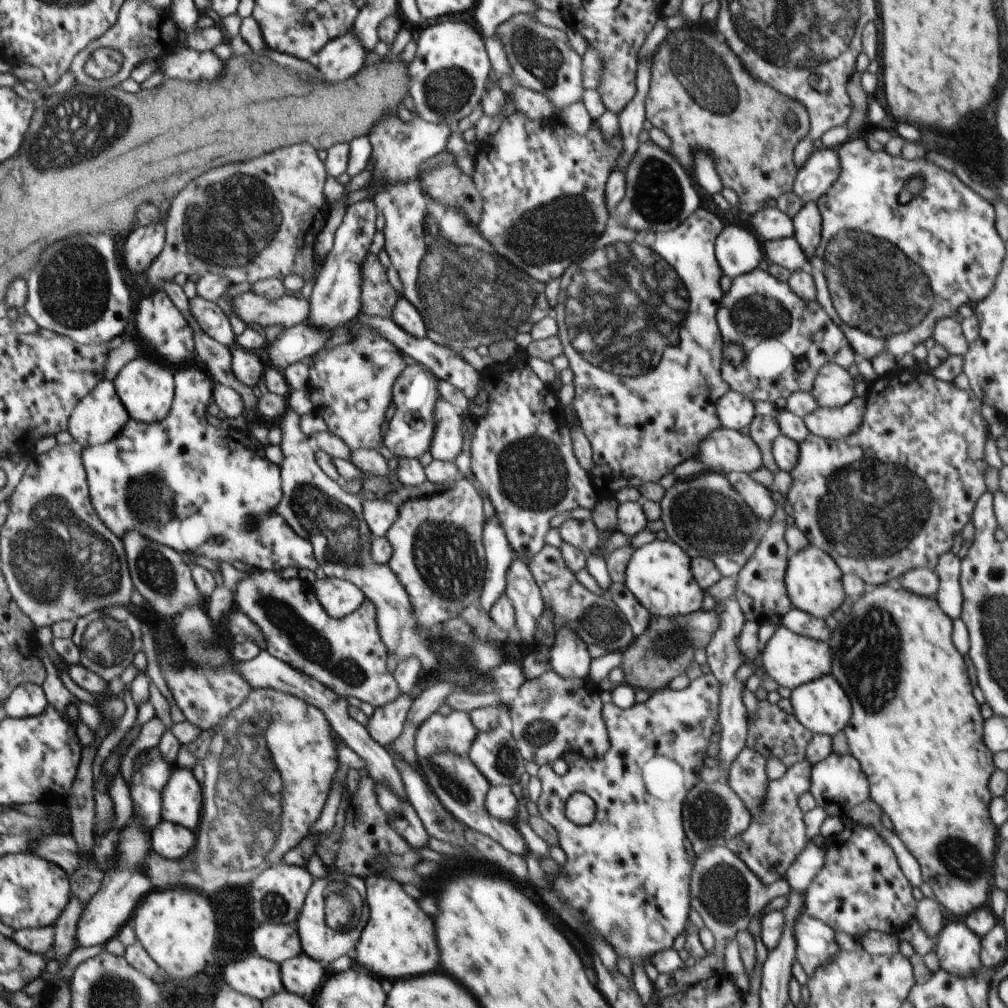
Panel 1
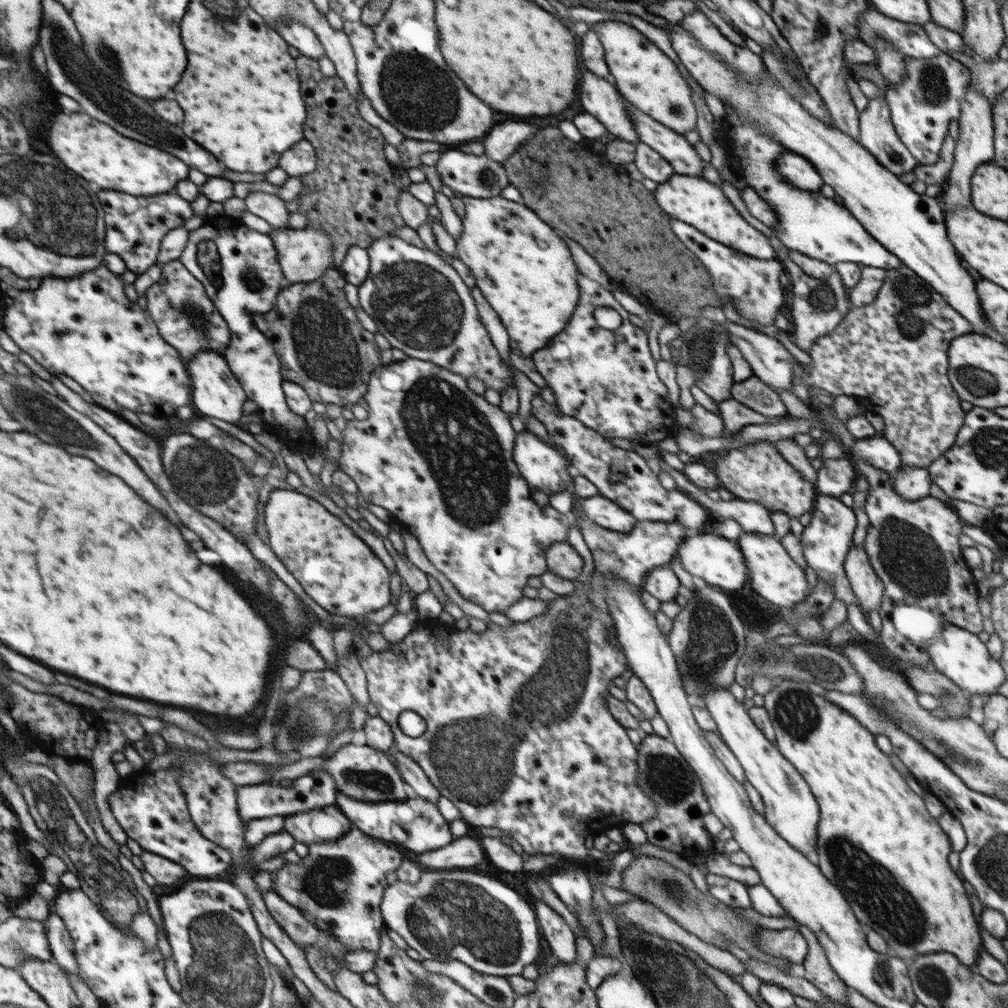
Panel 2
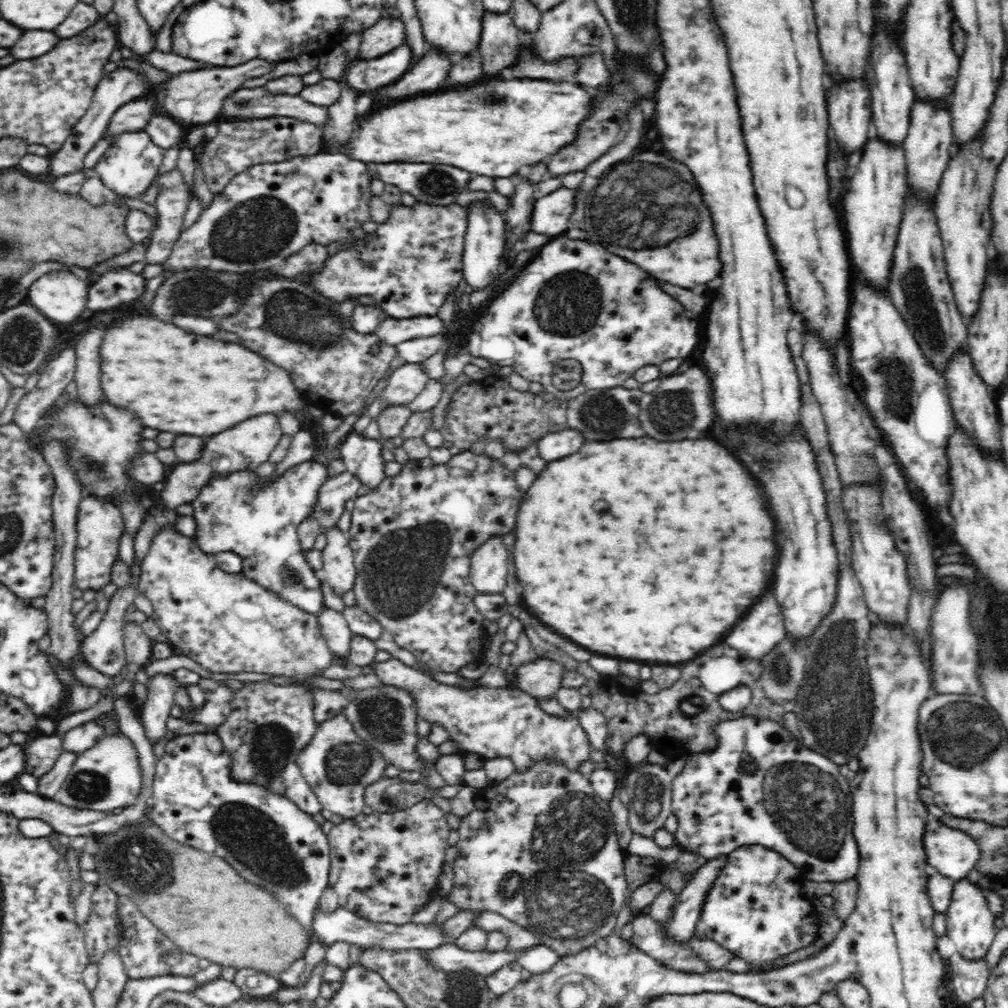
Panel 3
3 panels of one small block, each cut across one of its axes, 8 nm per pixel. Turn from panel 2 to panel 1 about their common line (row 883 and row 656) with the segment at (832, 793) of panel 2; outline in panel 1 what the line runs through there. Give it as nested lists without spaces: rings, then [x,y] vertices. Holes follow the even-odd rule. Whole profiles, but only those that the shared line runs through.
[[[880,585],[875,587],[868,587],[865,594],[859,596],[858,600],[850,606],[850,612],[845,614],[844,619],[838,621],[838,626],[836,629],[832,631],[832,636],[830,636],[830,640],[828,644],[830,644],[830,648],[832,648],[832,656],[834,656],[834,660],[832,660],[832,675],[840,686],[844,689],[844,692],[848,694],[848,698],[851,700],[852,704],[852,718],[850,718],[850,722],[848,722],[848,726],[844,728],[843,732],[846,734],[848,746],[849,746],[849,754],[854,756],[856,760],[858,760],[860,764],[860,768],[862,768],[862,772],[866,776],[868,776],[868,784],[870,784],[870,799],[874,800],[880,808],[882,808],[884,814],[890,818],[890,822],[892,822],[892,826],[894,826],[894,832],[896,836],[902,842],[904,842],[904,846],[910,850],[910,854],[918,860],[918,864],[920,864],[922,880],[929,884],[936,895],[936,898],[939,900],[939,903],[943,906],[944,911],[952,912],[954,916],[968,916],[971,912],[974,912],[977,908],[989,906],[989,900],[991,895],[992,887],[995,885],[994,876],[992,876],[992,864],[994,864],[994,836],[998,836],[996,824],[992,824],[990,822],[990,818],[988,818],[988,802],[992,800],[992,792],[988,790],[988,780],[990,780],[990,776],[994,774],[994,771],[997,769],[994,766],[993,756],[994,753],[990,752],[990,748],[984,744],[984,718],[980,716],[980,704],[976,701],[974,696],[972,696],[972,686],[970,686],[970,678],[968,678],[968,667],[964,663],[964,657],[958,652],[954,643],[952,642],[952,622],[953,620],[944,614],[944,611],[940,608],[936,599],[932,597],[919,597],[918,595],[913,595],[911,592],[904,590],[902,588],[894,589],[890,588],[888,585]]]

